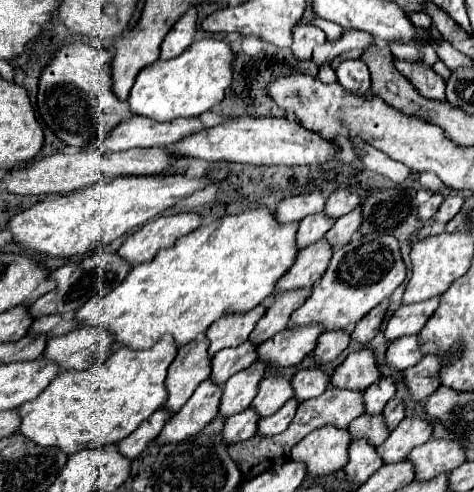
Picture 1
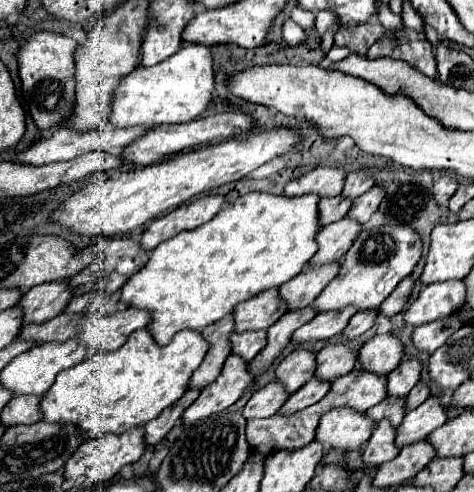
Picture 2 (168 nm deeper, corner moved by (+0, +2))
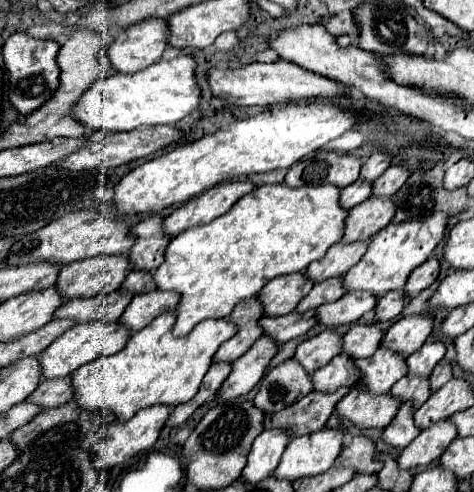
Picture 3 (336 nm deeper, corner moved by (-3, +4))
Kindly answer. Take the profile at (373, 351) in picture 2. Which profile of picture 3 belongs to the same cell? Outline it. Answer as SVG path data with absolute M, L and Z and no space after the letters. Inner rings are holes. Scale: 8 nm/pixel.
M419 313L419 315L409 315L409 317L401 317L397 323L391 325L391 329L387 331L381 347L385 349L393 349L397 353L405 353L411 355L417 349L421 349L421 345L427 341L427 337L433 331L433 317L427 313Z

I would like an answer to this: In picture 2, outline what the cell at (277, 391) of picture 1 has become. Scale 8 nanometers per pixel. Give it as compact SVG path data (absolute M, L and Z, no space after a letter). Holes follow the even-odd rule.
M298 347L288 357L284 357L276 367L276 381L286 387L286 393L298 391L314 375L314 357L316 353L304 347Z

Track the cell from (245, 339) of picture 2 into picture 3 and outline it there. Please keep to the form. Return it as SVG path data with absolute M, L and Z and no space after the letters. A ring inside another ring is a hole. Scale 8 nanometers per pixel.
M315 309L305 311L305 313L293 311L281 317L261 317L259 323L267 335L271 335L279 345L283 345L295 337L305 335L317 323L317 313Z

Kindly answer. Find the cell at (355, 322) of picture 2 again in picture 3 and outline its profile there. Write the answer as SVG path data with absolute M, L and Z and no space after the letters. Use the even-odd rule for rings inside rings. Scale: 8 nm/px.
M403 289L387 293L385 297L379 299L379 303L375 307L375 321L389 321L389 319L397 317L405 305L407 305L407 295Z

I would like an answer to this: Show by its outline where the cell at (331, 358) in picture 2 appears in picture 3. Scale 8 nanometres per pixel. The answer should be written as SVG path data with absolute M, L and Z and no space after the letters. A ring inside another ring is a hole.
M377 323L351 325L351 329L345 333L343 351L349 353L353 359L371 357L373 351L377 351L377 347L381 345L383 337L385 337L385 331L381 331Z

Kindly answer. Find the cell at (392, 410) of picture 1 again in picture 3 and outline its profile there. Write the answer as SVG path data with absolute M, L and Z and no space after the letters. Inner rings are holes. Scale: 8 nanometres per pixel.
M449 359L439 361L431 373L431 391L437 391L439 387L443 387L451 377L453 377L453 361Z

